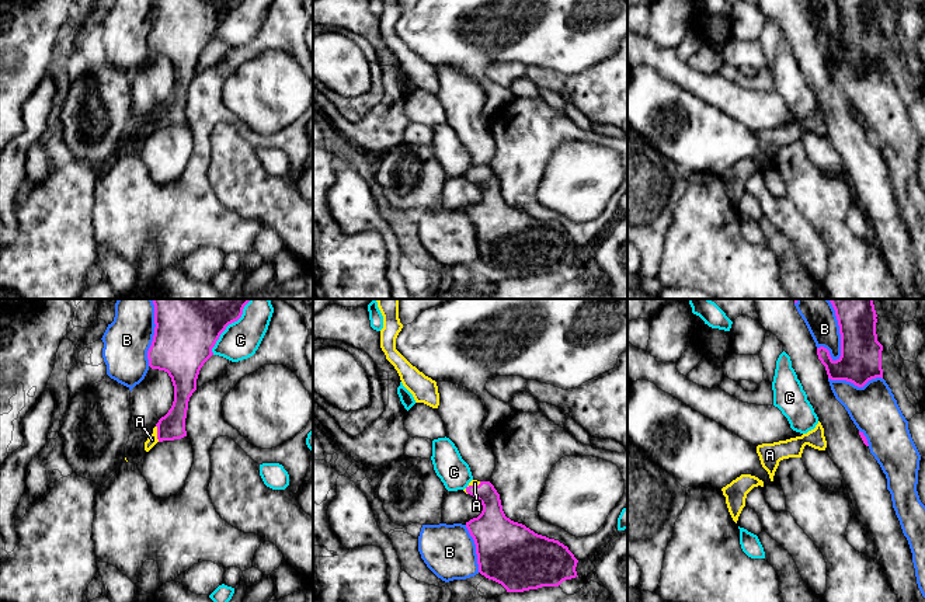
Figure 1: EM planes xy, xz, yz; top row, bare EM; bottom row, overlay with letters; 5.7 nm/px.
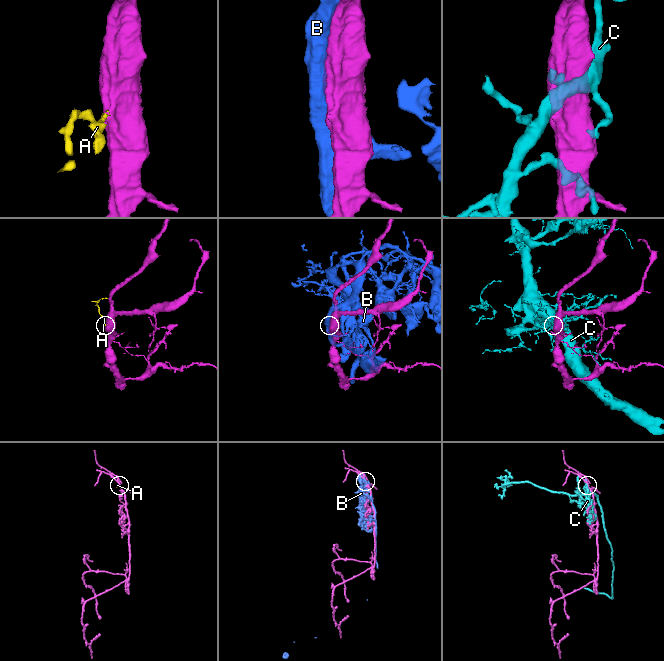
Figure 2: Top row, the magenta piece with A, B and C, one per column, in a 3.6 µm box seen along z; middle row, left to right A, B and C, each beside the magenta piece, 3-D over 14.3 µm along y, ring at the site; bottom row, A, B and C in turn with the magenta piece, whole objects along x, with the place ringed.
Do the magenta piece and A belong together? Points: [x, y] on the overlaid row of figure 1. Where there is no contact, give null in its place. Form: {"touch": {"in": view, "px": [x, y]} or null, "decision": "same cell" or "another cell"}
{"touch": {"in": "xy", "px": [157, 434]}, "decision": "same cell"}

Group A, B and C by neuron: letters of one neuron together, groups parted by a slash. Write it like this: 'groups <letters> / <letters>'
groups A / B / C

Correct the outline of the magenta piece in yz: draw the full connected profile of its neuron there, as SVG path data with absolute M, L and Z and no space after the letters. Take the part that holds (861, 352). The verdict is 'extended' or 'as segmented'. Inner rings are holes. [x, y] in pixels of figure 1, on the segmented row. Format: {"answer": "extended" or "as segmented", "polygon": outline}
{"answer": "as segmented", "polygon": "M873 299L828 300L835 310L841 334L841 356L837 361L827 348L817 348L828 379L846 380L858 387L863 387L872 379L883 379L883 345L877 341Z"}

